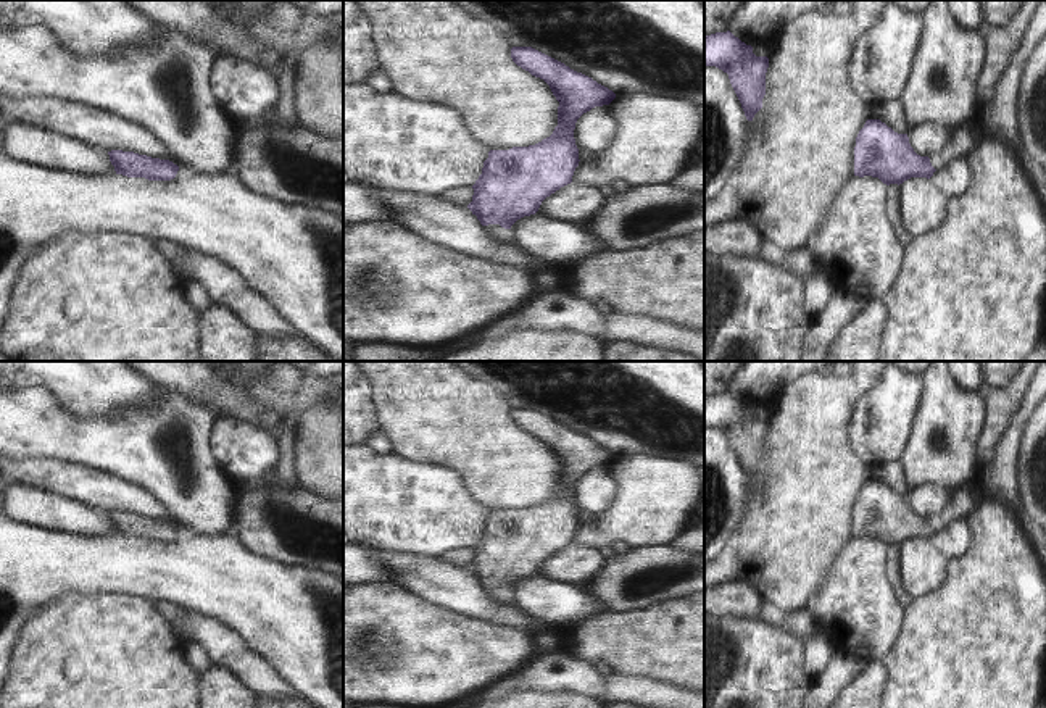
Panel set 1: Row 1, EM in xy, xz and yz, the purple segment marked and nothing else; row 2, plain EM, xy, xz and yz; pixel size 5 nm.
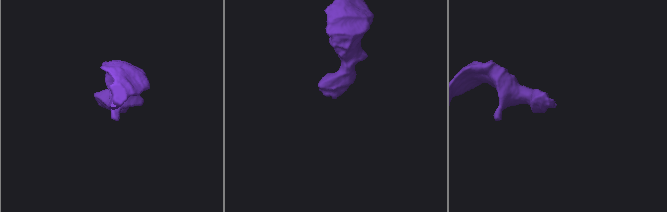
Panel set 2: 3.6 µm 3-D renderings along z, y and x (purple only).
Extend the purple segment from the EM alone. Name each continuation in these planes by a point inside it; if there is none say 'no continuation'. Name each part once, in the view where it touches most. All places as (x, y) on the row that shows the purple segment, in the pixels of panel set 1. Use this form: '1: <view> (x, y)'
1: xz (502, 236)

